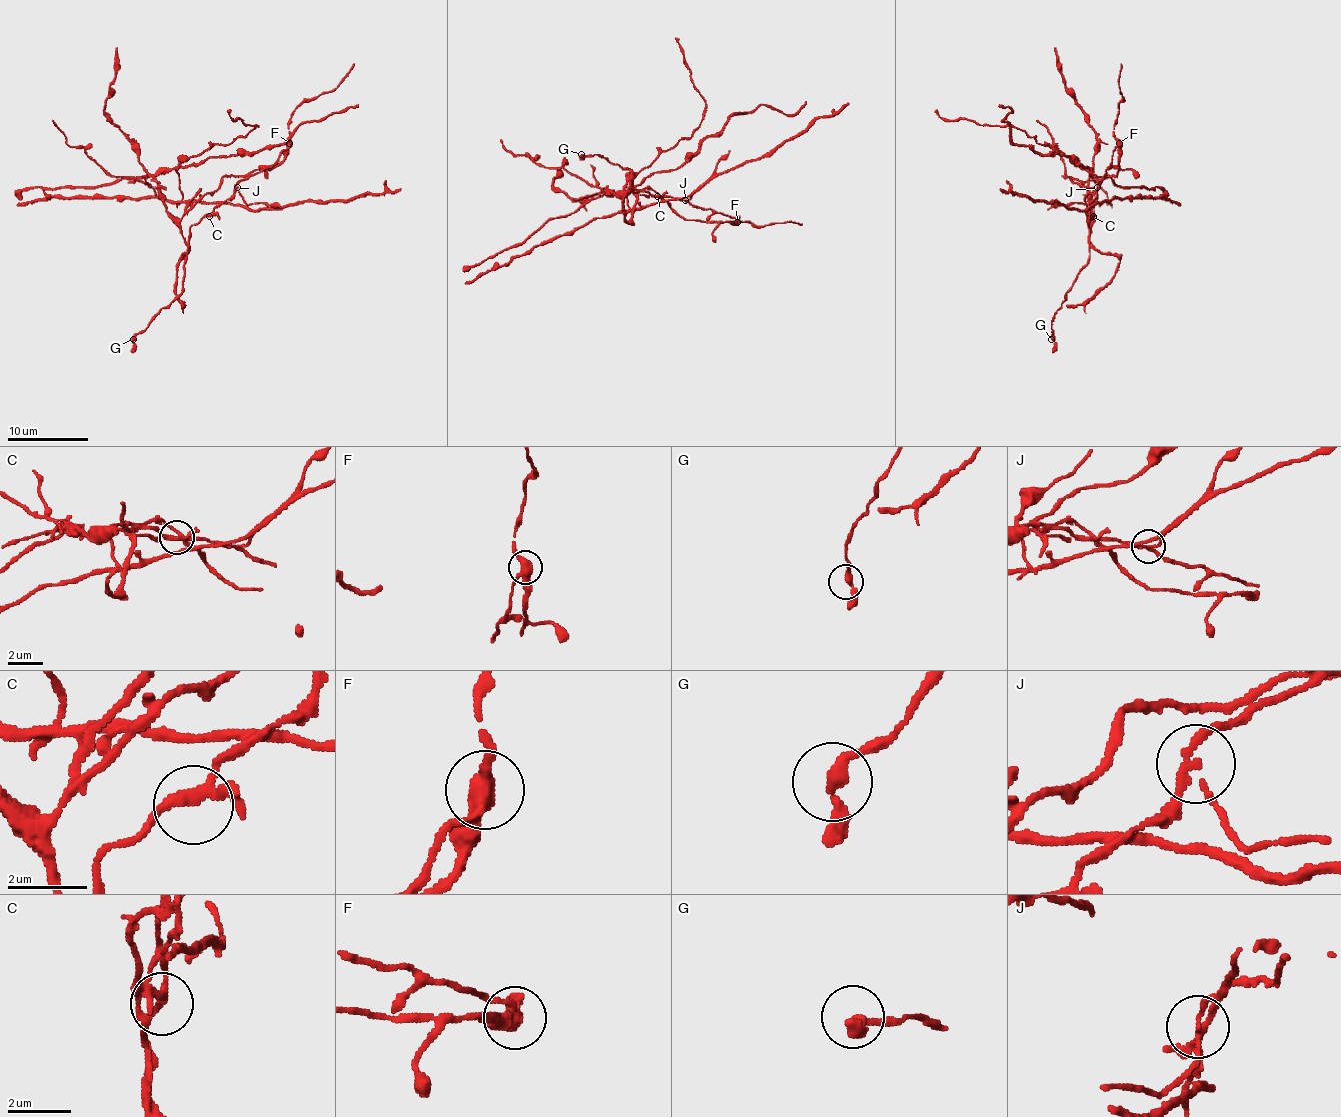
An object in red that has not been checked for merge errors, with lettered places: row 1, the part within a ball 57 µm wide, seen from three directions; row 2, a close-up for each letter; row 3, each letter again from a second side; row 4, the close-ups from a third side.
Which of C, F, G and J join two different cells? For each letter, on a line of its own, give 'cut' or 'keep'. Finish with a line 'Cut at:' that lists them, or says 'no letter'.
C: keep
F: cut
G: keep
J: cut
Cut at: F, J

